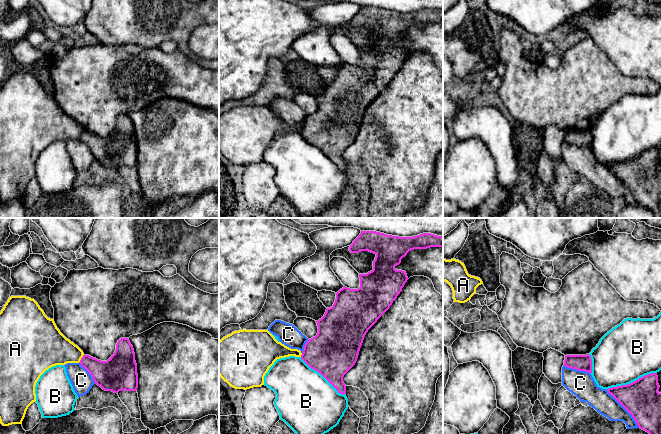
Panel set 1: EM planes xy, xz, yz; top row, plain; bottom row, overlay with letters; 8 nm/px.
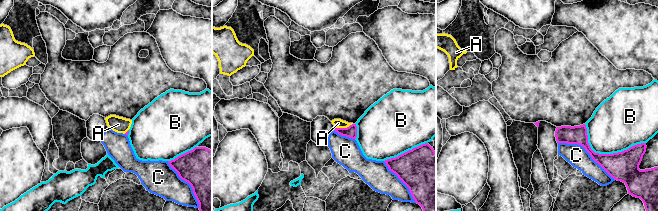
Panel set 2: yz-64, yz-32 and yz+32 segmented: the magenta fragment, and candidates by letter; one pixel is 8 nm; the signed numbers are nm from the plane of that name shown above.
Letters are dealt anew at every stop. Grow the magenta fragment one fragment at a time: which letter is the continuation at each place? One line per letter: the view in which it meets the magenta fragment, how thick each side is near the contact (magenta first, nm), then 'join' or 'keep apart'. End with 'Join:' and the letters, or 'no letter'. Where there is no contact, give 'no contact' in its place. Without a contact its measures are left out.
A: xy | 220/280 nm | keep apart
B: xz | 380/480 nm | keep apart
C: yz | 300/180 nm | keep apart
Join: no letter

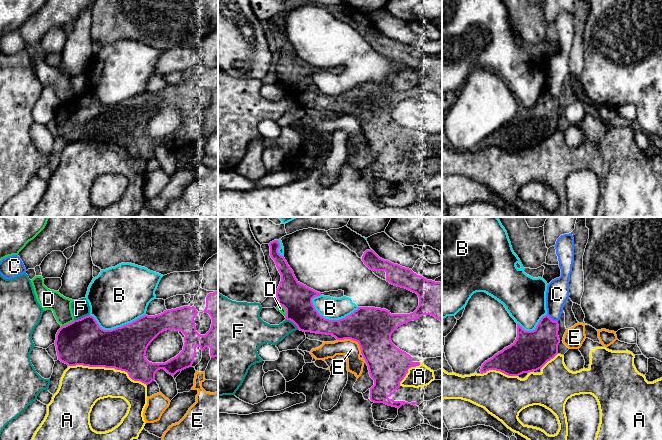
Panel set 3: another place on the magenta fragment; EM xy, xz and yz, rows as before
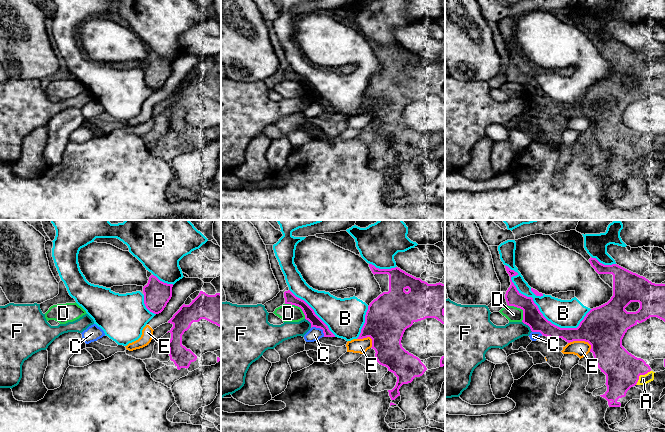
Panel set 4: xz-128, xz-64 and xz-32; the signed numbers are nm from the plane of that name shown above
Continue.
A: xy | 360/340 nm | keep apart
B: xz | 260/180 nm | keep apart
C: yz | 280/180 nm | keep apart
D: xz | 240/50 nm | keep apart
E: xz | 320/140 nm | keep apart
F: xy | 360/140 nm | keep apart
Join: no letter

